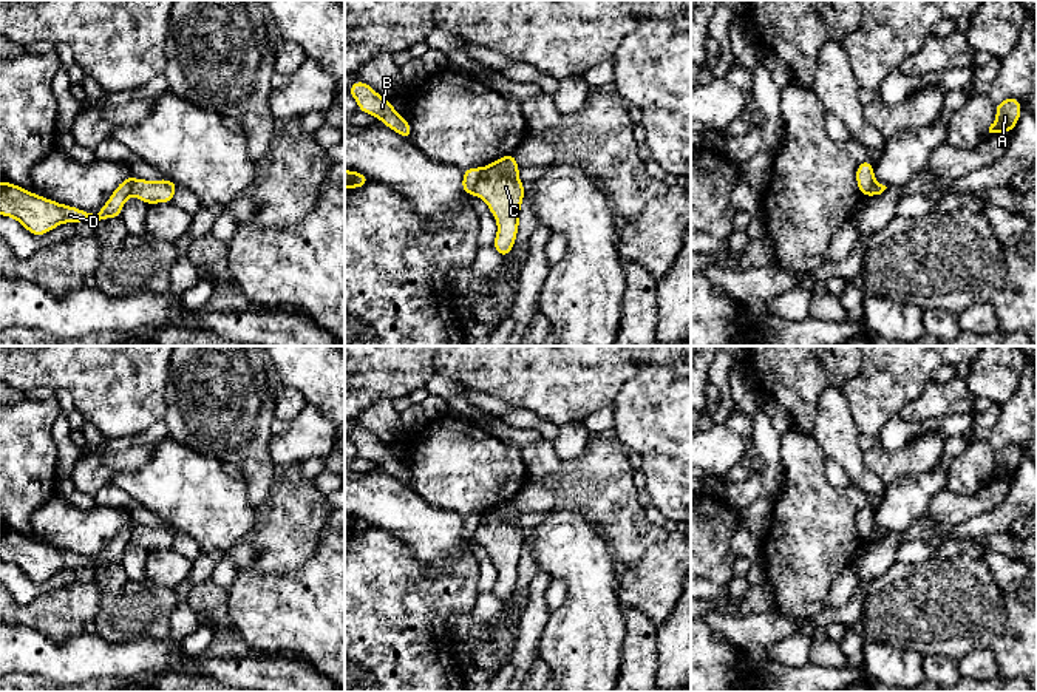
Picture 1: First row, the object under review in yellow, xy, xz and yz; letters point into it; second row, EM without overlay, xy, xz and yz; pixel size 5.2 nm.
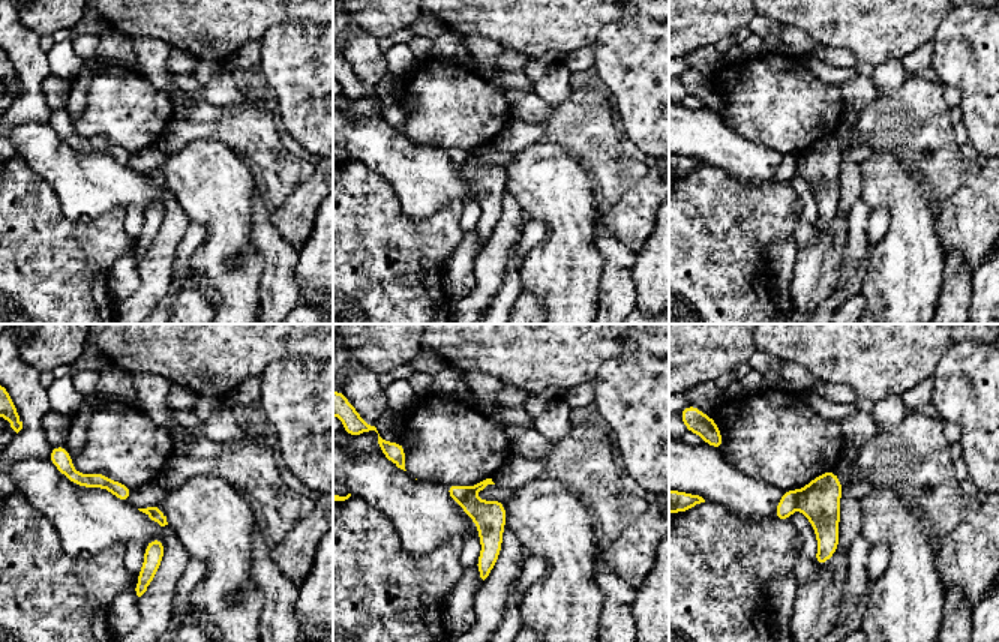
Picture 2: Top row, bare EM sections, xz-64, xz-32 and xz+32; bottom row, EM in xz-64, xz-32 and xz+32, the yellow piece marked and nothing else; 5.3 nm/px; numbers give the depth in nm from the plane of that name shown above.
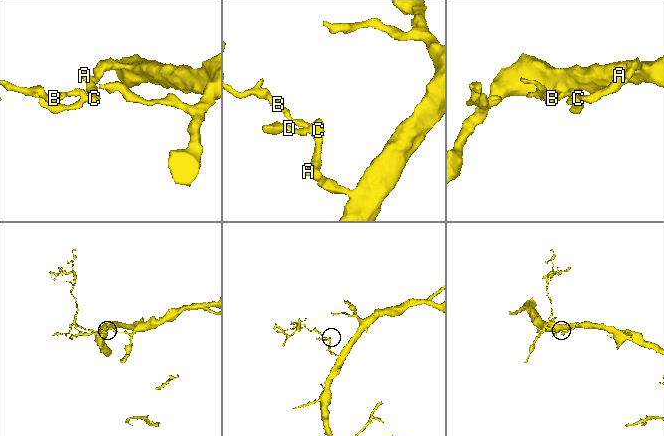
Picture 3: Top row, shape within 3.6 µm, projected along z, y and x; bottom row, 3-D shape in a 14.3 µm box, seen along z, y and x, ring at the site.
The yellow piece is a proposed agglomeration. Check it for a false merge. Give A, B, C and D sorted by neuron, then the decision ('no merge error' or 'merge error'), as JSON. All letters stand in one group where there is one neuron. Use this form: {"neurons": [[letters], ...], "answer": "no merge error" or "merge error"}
{"neurons": [["A", "C"], ["B", "D"]], "answer": "merge error"}

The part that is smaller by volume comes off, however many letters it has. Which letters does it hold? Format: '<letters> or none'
B, D

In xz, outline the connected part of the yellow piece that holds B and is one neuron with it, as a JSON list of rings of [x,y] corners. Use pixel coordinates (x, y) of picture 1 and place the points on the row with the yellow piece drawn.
[[[362,80],[354,82],[348,94],[357,100],[359,111],[379,117],[385,127],[393,128],[403,139],[410,141],[411,125],[393,108],[389,99],[380,97],[372,86]]]

